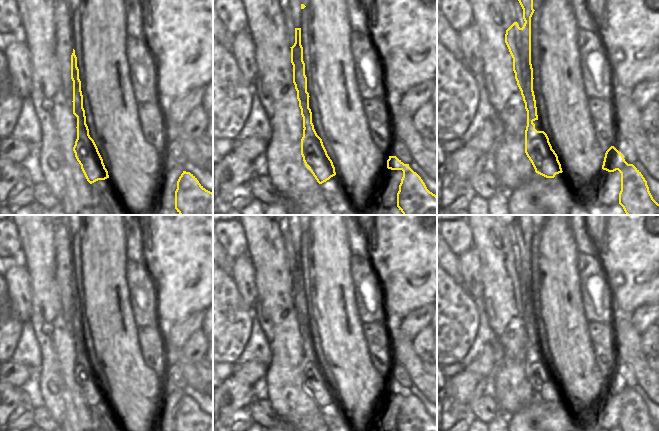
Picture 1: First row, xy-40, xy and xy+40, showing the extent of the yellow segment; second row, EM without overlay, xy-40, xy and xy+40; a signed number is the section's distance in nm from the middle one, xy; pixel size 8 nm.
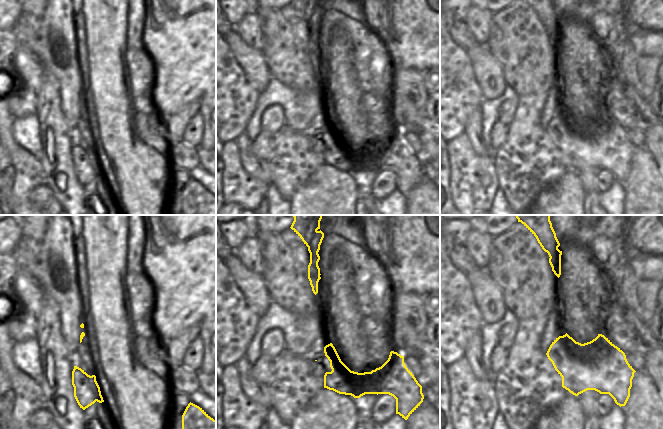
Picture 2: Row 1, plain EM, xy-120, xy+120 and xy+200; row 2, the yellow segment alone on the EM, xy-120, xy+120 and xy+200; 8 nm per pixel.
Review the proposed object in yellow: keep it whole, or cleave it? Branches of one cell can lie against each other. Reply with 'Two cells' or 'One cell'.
Two cells.

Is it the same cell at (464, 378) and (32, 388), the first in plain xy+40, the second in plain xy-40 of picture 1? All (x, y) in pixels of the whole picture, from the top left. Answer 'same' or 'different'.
different

